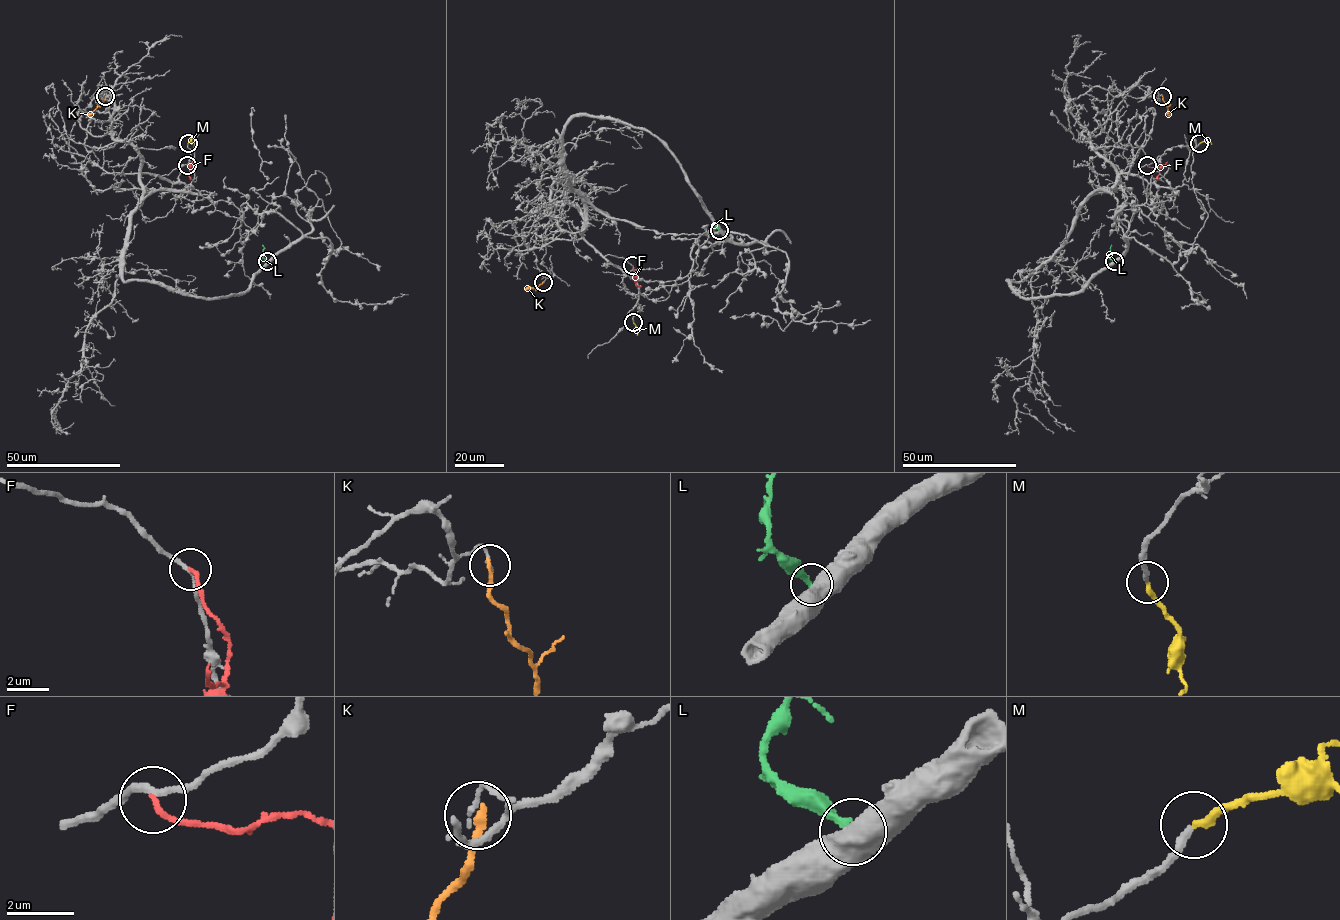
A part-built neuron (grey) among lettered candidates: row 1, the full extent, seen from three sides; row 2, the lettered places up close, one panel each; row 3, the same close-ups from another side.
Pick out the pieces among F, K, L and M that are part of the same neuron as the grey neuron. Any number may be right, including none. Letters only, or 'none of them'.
M

